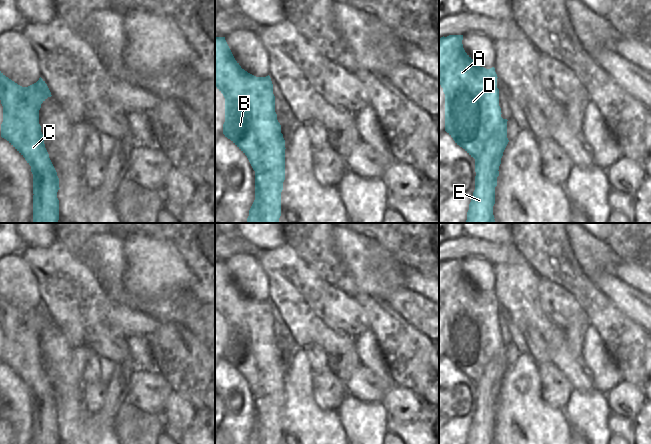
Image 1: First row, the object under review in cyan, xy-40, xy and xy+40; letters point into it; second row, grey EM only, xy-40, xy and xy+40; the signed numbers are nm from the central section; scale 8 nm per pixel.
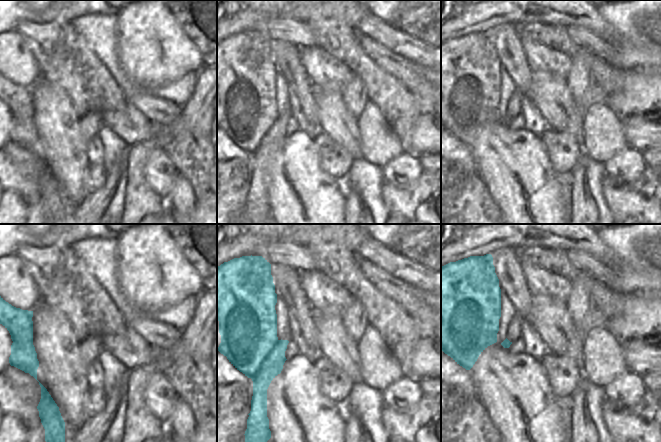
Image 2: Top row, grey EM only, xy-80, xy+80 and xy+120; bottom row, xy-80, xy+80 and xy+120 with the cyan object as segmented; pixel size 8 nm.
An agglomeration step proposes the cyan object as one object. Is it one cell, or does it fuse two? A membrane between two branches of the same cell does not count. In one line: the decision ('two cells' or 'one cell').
two cells

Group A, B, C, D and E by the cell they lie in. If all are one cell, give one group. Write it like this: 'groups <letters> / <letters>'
groups A B C D / E

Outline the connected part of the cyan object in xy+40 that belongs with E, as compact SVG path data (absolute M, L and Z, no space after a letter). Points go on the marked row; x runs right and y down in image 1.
M507 119L504 120L499 130L489 139L481 156L475 159L475 190L469 204L467 220L465 223L492 223L494 221L493 206L495 204L495 189L493 184L497 183L494 169L499 170L503 152L509 142L507 138Z

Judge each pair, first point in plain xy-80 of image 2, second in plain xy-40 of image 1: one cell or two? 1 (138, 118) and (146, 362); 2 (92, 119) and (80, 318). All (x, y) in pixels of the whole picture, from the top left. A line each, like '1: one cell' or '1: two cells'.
1: one cell
2: two cells

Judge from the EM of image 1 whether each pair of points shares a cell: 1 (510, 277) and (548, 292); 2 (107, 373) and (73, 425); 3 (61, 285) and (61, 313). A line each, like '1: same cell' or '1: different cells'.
1: different cells
2: different cells
3: same cell

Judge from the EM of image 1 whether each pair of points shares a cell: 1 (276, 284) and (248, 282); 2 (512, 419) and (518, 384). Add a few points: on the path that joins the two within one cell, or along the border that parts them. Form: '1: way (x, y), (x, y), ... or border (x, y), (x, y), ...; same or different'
1: border (259, 261), (268, 280), (269, 298); different
2: way (518, 410), (518, 393); same

